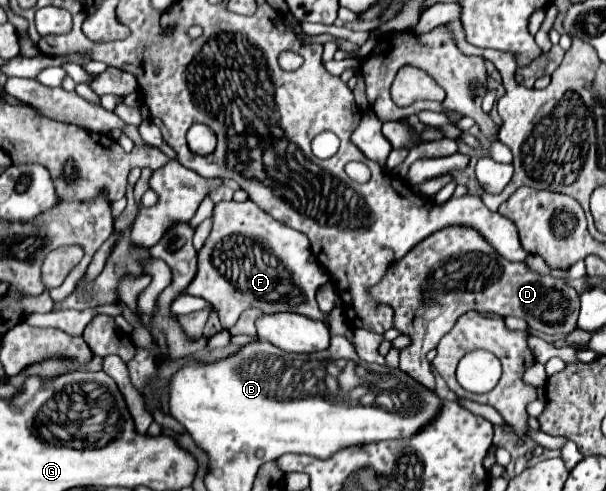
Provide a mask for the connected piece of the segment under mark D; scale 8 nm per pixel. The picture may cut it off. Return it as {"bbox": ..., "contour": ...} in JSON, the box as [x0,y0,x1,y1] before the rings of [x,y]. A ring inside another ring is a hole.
{"bbox":[372,227,580,389],"contour":[[[446,227],[438,231],[436,235],[424,239],[424,243],[416,245],[404,259],[394,263],[388,269],[388,275],[380,285],[372,289],[372,295],[380,301],[390,305],[394,311],[394,329],[398,329],[402,335],[412,339],[412,345],[400,351],[400,369],[406,371],[412,379],[422,383],[428,389],[434,389],[434,375],[430,369],[430,363],[426,359],[426,353],[438,345],[442,335],[446,335],[456,319],[464,311],[484,311],[484,313],[496,313],[496,315],[512,315],[520,317],[528,323],[530,329],[542,331],[546,335],[568,335],[576,329],[576,319],[580,311],[580,295],[576,289],[566,285],[560,279],[538,275],[530,271],[524,263],[512,263],[504,259],[502,255],[496,255],[496,251],[490,247],[490,243],[470,227]]]}

